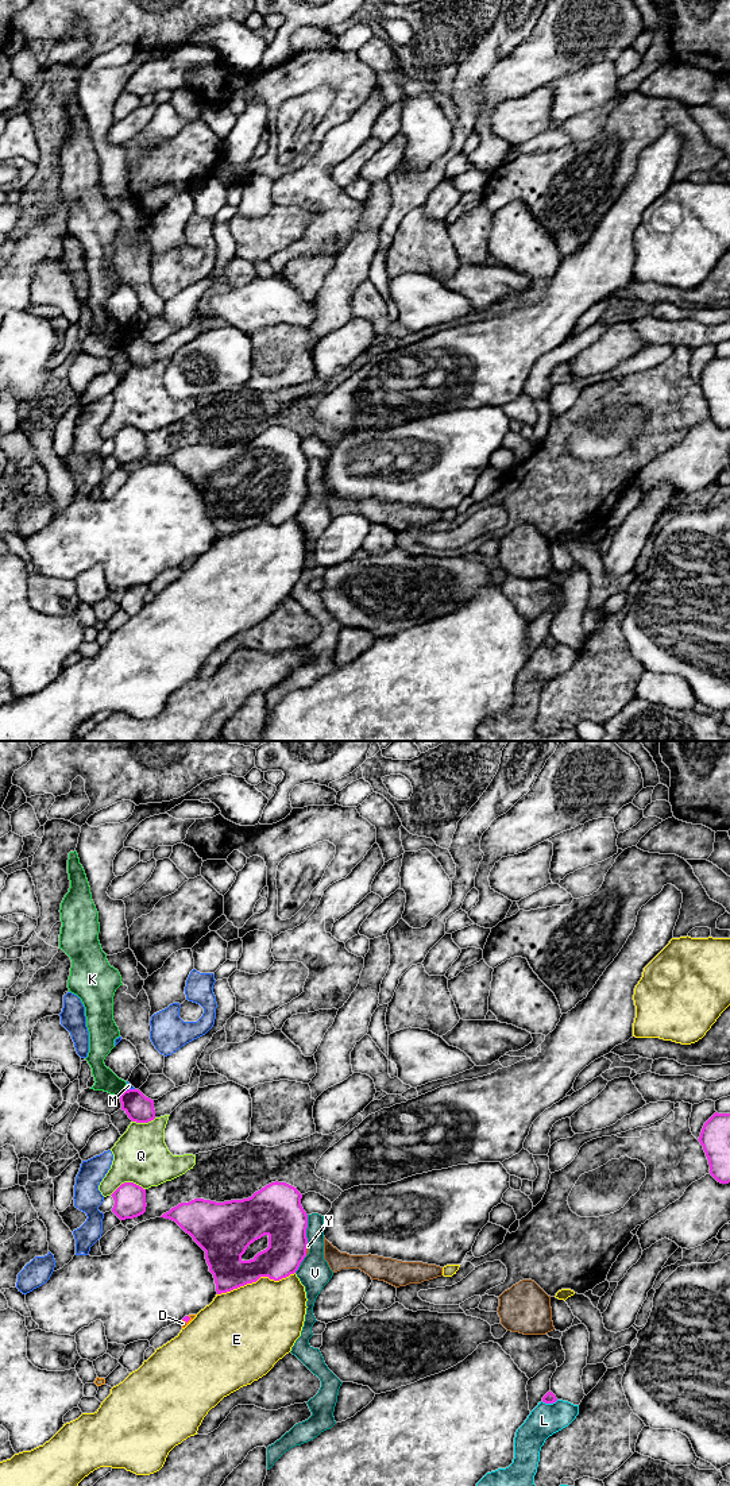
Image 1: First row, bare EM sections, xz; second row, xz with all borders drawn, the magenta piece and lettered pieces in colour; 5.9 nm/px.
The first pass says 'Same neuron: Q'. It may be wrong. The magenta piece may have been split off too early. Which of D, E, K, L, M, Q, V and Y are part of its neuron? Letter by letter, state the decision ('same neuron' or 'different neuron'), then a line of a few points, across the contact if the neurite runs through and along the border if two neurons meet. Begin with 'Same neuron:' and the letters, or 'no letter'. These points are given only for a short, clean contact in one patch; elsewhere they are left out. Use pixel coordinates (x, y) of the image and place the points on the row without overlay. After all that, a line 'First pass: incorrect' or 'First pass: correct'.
Same neuron: D
D: same neuron | xz (186, 563), (186, 566), (182, 567)
E: different neuron
K: different neuron
L: different neuron
M: different neuron
Q: different neuron
V: different neuron
Y: different neuron
First pass: incorrect

